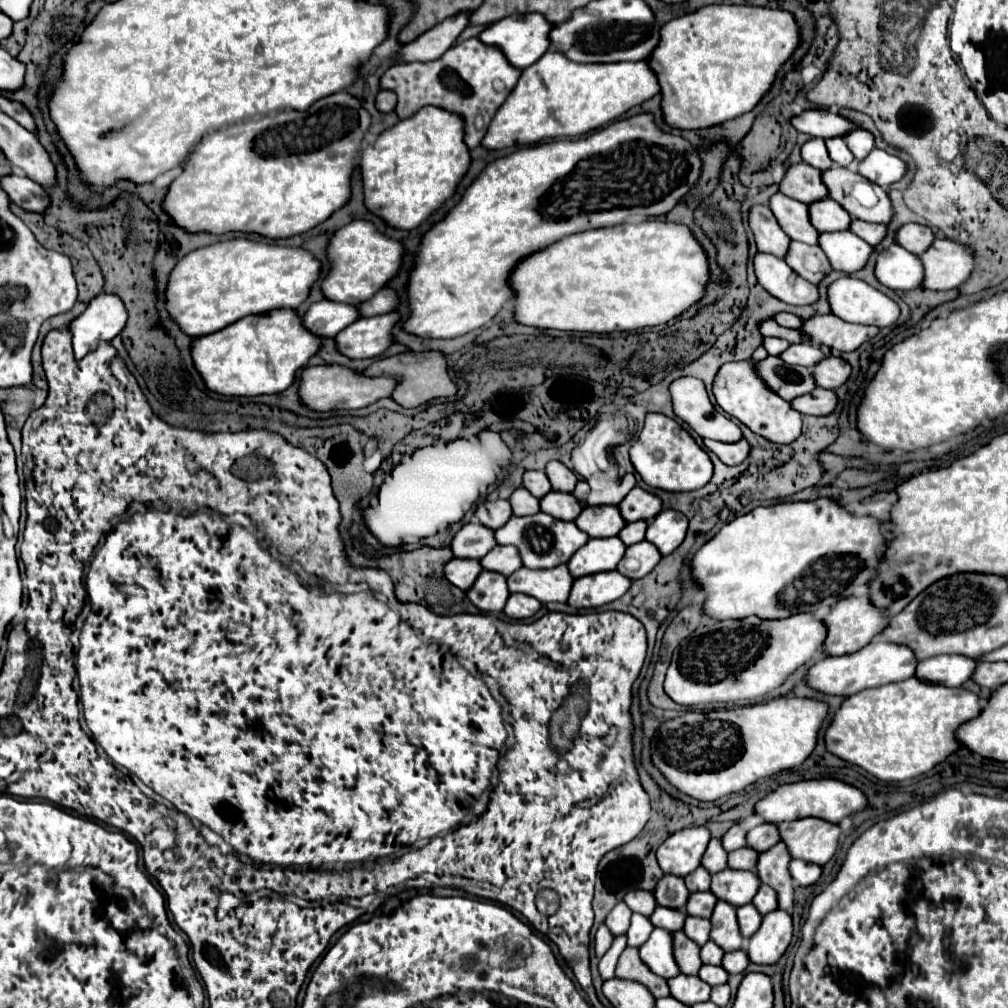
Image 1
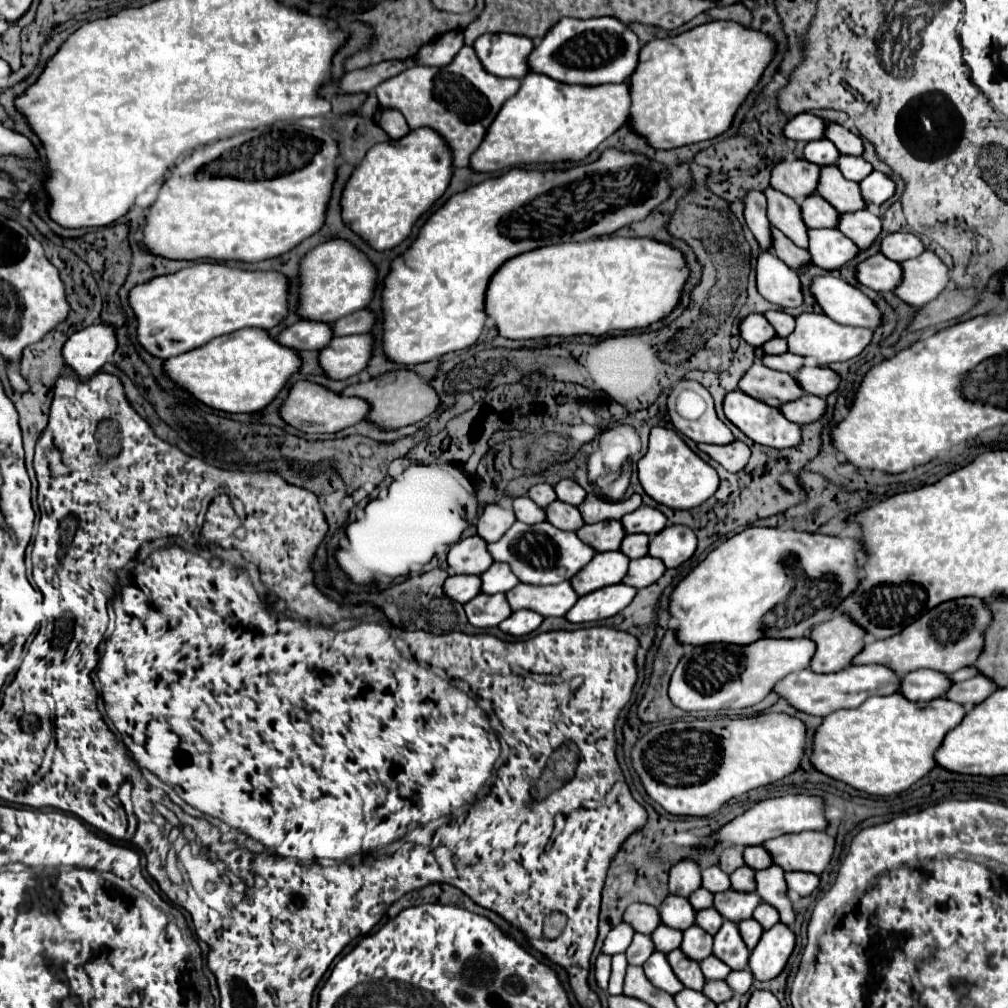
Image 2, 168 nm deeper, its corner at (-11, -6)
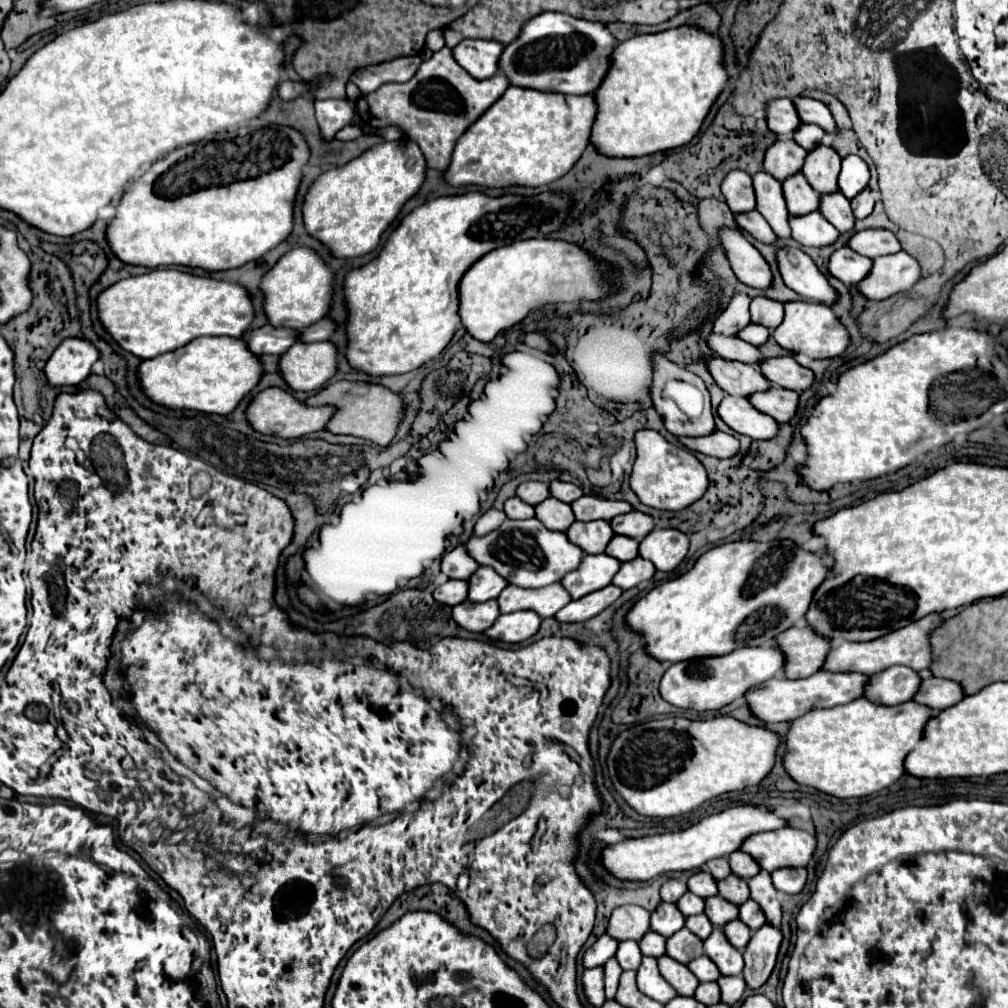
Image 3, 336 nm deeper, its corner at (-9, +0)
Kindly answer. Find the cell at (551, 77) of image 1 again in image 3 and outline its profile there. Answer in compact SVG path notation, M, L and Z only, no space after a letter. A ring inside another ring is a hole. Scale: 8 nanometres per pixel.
M510 85L508 91L462 135L456 143L452 163L446 171L446 181L454 187L460 185L486 185L486 187L510 187L526 185L540 187L566 175L574 163L582 157L584 149L590 145L592 125L598 113L596 97L588 95L564 95L552 91L524 89Z

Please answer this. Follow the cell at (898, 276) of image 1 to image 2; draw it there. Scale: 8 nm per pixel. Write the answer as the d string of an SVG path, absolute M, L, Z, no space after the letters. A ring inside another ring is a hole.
M876 253L876 255L856 263L854 275L856 275L858 283L862 283L864 287L878 291L878 293L886 293L886 291L892 291L894 287L898 287L902 271L896 261L890 261L882 253Z

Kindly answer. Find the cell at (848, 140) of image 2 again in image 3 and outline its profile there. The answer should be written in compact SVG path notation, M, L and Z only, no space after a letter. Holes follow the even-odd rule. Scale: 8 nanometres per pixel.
M796 97L794 103L796 103L796 111L800 111L802 123L818 125L826 133L832 133L832 135L838 133L838 125L836 125L830 109L824 103L814 101L814 99L806 99L806 97Z

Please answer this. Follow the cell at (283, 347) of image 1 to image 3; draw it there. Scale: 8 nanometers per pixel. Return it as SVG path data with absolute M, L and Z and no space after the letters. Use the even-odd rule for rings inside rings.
M198 337L186 347L142 361L138 375L146 395L164 407L228 415L260 383L264 365L240 337Z

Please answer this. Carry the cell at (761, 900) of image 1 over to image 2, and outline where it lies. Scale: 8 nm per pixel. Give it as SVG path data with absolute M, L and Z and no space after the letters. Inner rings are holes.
M760 903L756 909L754 909L754 915L752 915L760 925L762 925L762 929L770 929L772 925L776 925L778 923L778 913L774 911L774 907L772 905L766 905L766 903Z

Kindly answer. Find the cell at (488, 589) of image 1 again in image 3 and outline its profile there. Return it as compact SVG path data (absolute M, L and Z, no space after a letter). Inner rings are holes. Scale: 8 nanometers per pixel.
M496 599L486 601L486 603L464 601L452 609L452 615L454 615L456 623L460 623L460 627L464 627L472 633L482 633L488 627L492 627L496 617L500 615L500 609L498 609Z

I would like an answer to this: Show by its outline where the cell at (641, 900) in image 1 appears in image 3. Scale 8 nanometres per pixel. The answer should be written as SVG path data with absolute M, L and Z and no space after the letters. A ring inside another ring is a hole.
M622 905L614 909L608 923L608 935L612 935L618 941L626 939L640 941L648 929L650 929L650 913L640 905Z

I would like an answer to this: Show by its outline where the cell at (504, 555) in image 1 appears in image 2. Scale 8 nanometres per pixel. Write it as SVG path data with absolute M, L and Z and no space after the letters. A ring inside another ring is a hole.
M492 563L486 573L480 575L482 587L480 593L494 595L494 593L508 593L512 587L518 585L516 575L510 571L506 563Z

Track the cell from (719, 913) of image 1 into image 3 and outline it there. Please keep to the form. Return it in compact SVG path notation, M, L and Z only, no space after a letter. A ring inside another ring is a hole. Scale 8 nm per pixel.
M716 927L710 937L704 941L704 951L706 955L718 965L722 975L740 975L744 969L744 959L742 953L728 943L724 929Z

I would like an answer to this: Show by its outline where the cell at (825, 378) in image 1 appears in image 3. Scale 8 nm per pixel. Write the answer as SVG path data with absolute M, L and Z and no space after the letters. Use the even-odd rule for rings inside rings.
M794 357L766 359L764 375L774 383L792 391L804 391L814 385L814 371L796 363Z

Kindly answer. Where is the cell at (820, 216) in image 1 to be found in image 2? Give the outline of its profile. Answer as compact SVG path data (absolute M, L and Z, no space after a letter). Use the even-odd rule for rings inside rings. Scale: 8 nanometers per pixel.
M812 193L800 203L802 219L806 227L814 229L830 229L838 225L838 211L826 203L826 199L818 197L818 193Z

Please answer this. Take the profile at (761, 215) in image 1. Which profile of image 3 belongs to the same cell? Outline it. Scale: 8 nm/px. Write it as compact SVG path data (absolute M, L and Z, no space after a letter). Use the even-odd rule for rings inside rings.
M744 171L728 173L722 183L722 193L724 193L726 203L734 215L750 213L756 209L756 195L754 195L754 187L752 187L752 177Z

